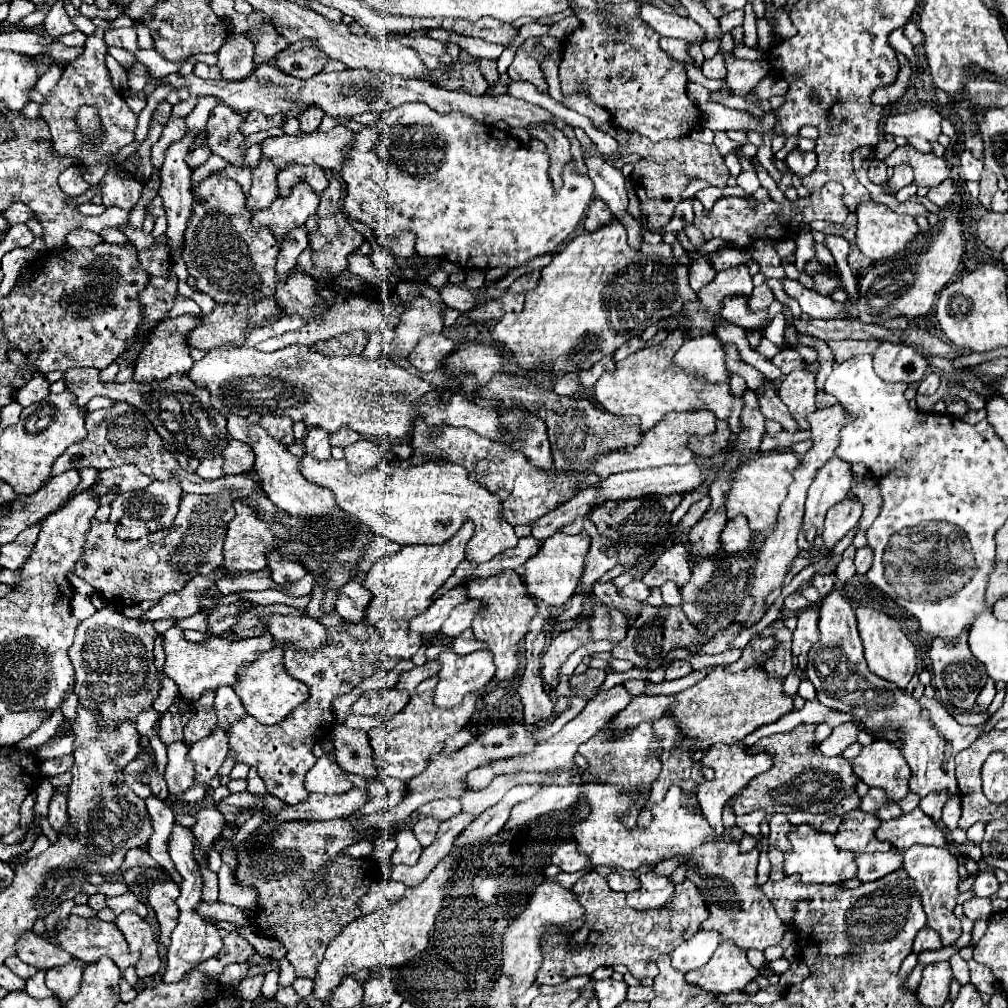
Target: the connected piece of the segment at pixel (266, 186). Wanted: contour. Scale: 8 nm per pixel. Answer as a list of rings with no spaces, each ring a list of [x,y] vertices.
[[[262,158],[258,166],[252,170],[252,188],[246,198],[246,206],[250,212],[270,206],[278,196],[278,182],[276,182],[276,166],[272,160]]]

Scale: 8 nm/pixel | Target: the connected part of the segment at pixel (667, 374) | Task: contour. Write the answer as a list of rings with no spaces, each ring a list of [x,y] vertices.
[[[672,330],[666,340],[658,346],[642,348],[628,358],[616,362],[616,368],[604,372],[602,378],[594,384],[594,396],[600,406],[618,416],[618,418],[640,418],[640,430],[650,430],[666,412],[696,412],[696,410],[712,410],[716,418],[730,418],[730,430],[738,432],[738,416],[742,410],[742,400],[730,394],[730,386],[712,386],[704,382],[704,378],[692,378],[692,374],[684,374],[674,362],[672,356],[684,344],[682,330]]]

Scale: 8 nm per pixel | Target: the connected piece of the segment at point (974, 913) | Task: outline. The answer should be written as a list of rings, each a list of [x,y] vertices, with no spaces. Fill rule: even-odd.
[[[974,896],[974,898],[966,900],[962,906],[964,906],[966,918],[970,918],[970,920],[980,920],[980,918],[988,920],[992,916],[992,904],[990,904],[988,898]]]

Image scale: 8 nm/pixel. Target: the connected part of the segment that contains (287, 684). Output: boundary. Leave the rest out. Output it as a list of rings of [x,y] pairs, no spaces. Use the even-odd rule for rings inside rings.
[[[272,648],[264,654],[260,654],[254,662],[244,664],[238,670],[238,680],[234,684],[234,692],[242,700],[246,712],[266,726],[282,722],[284,716],[288,716],[298,704],[302,704],[308,698],[306,684],[288,676],[288,672],[282,666],[282,656],[284,656],[282,648]]]

